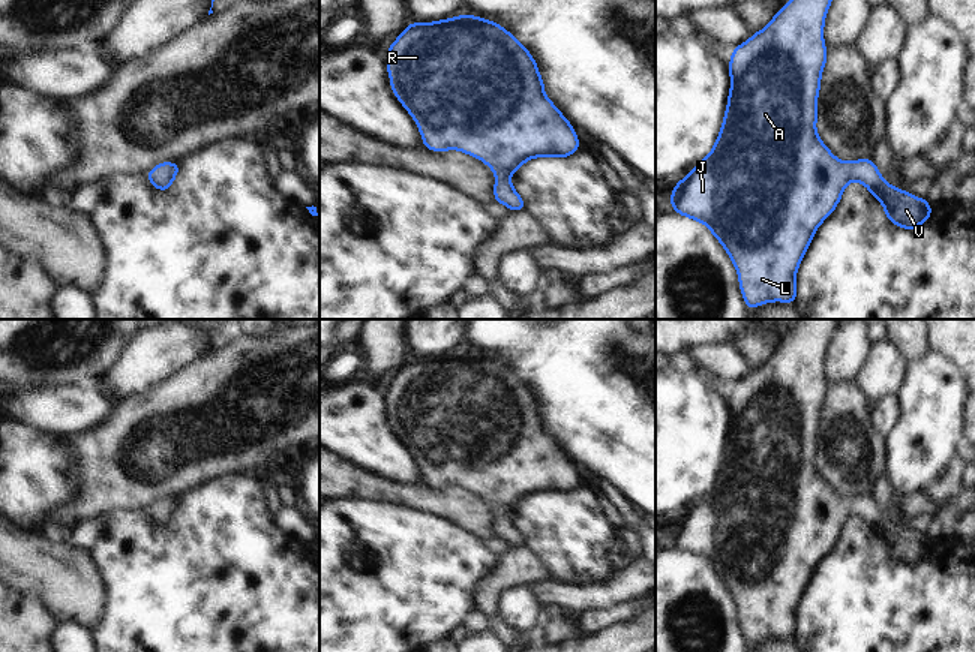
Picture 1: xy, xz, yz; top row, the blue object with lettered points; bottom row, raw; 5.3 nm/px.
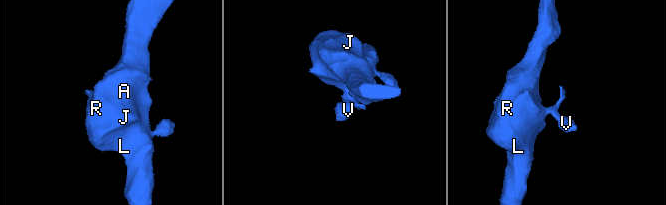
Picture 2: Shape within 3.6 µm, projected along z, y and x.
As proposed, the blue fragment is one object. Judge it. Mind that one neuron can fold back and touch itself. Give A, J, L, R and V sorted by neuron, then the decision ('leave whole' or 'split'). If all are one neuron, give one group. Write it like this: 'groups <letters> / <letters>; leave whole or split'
groups A J L R V; leave whole

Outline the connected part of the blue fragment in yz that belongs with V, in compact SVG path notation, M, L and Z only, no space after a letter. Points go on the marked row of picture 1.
M790 0L762 31L734 48L728 64L730 93L718 138L712 151L670 193L670 207L681 216L706 225L730 256L748 312L771 301L795 303L800 262L819 225L836 210L849 181L861 181L882 202L886 219L900 228L915 229L933 211L927 199L888 184L874 160L840 162L818 135L818 93L828 54L824 22L830 4L831 0Z

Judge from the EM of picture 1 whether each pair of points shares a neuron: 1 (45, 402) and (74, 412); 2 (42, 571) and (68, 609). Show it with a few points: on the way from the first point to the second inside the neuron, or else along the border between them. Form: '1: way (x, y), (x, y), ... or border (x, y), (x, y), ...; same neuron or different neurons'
1: way (53, 409), (66, 409); same neuron
2: way (51, 580), (68, 600); same neuron

